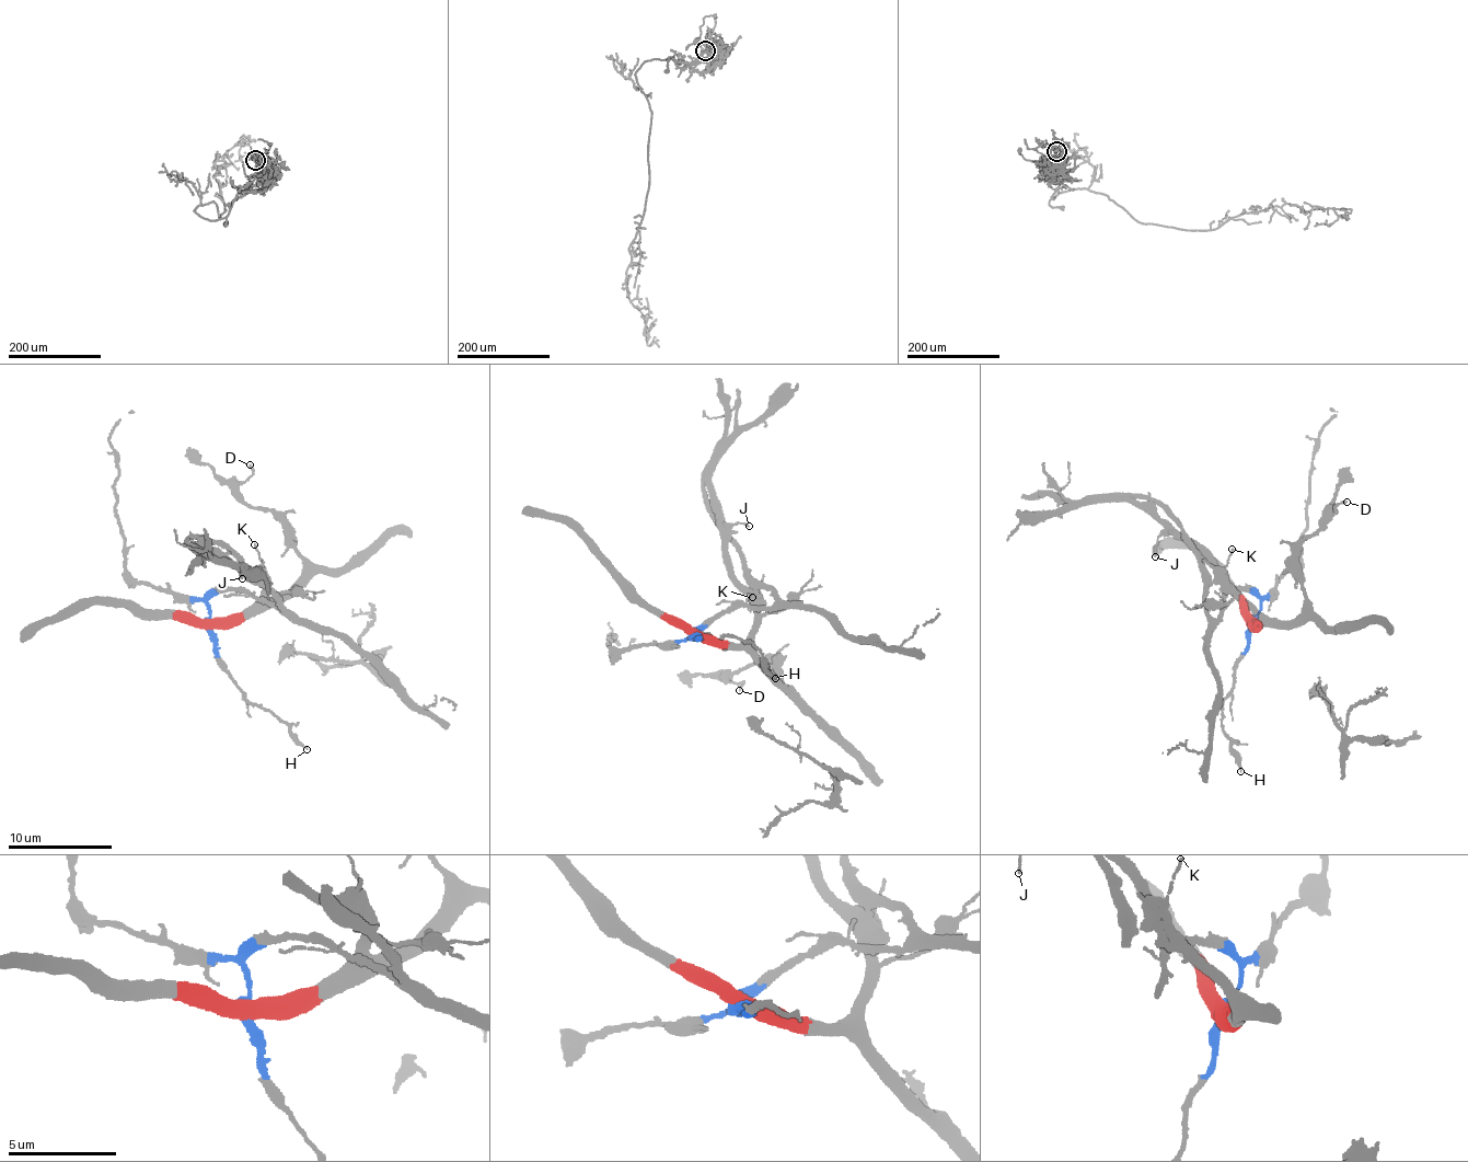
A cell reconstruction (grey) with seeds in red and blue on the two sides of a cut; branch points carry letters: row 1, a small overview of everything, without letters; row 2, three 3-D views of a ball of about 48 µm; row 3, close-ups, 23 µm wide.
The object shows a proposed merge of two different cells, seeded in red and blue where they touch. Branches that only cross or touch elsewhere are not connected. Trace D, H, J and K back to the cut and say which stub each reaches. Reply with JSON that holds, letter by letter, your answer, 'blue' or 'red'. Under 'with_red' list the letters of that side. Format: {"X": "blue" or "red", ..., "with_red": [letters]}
{"D": "red", "H": "blue", "J": "red", "K": "red", "with_red": ["D", "J", "K"]}

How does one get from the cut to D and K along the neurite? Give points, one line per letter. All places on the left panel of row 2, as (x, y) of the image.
D: (207, 623), (252, 617), (302, 574), (291, 531), (242, 498), (238, 489), (251, 463)
K: (207, 623), (227, 624), (264, 589), (254, 544)

